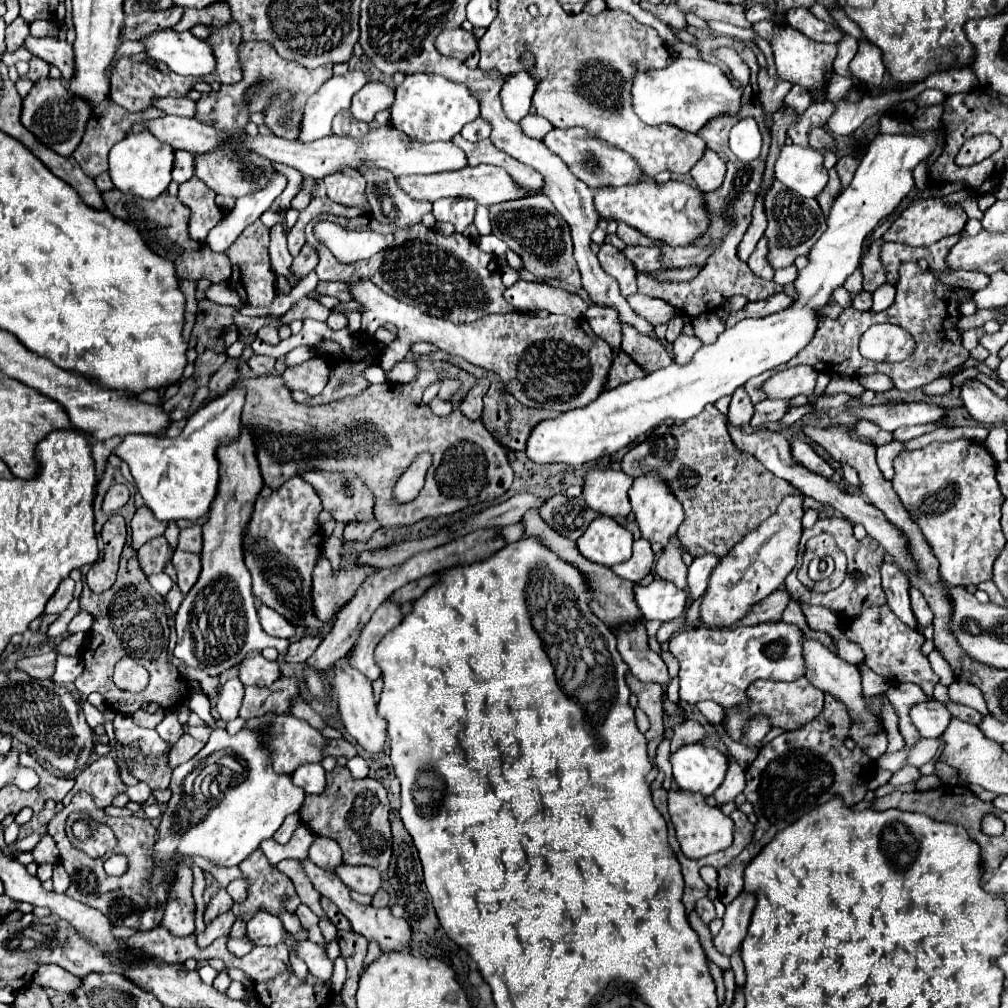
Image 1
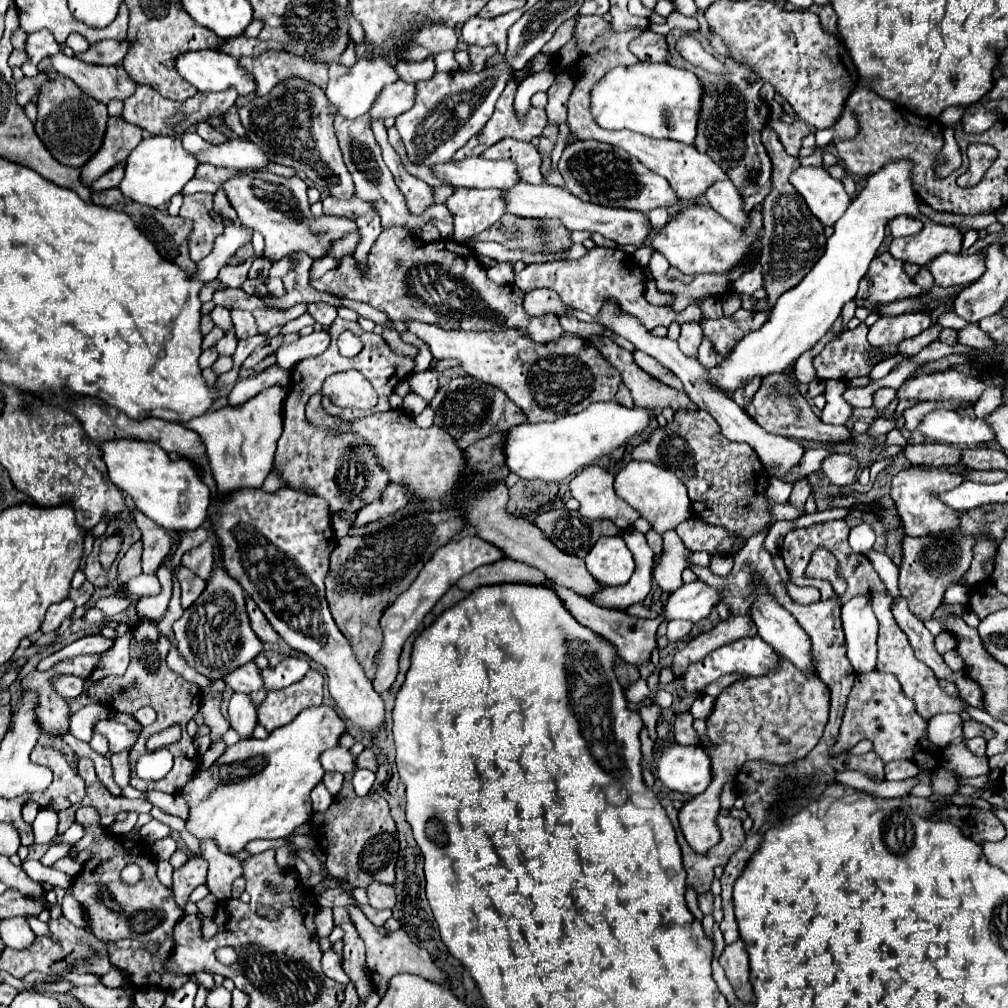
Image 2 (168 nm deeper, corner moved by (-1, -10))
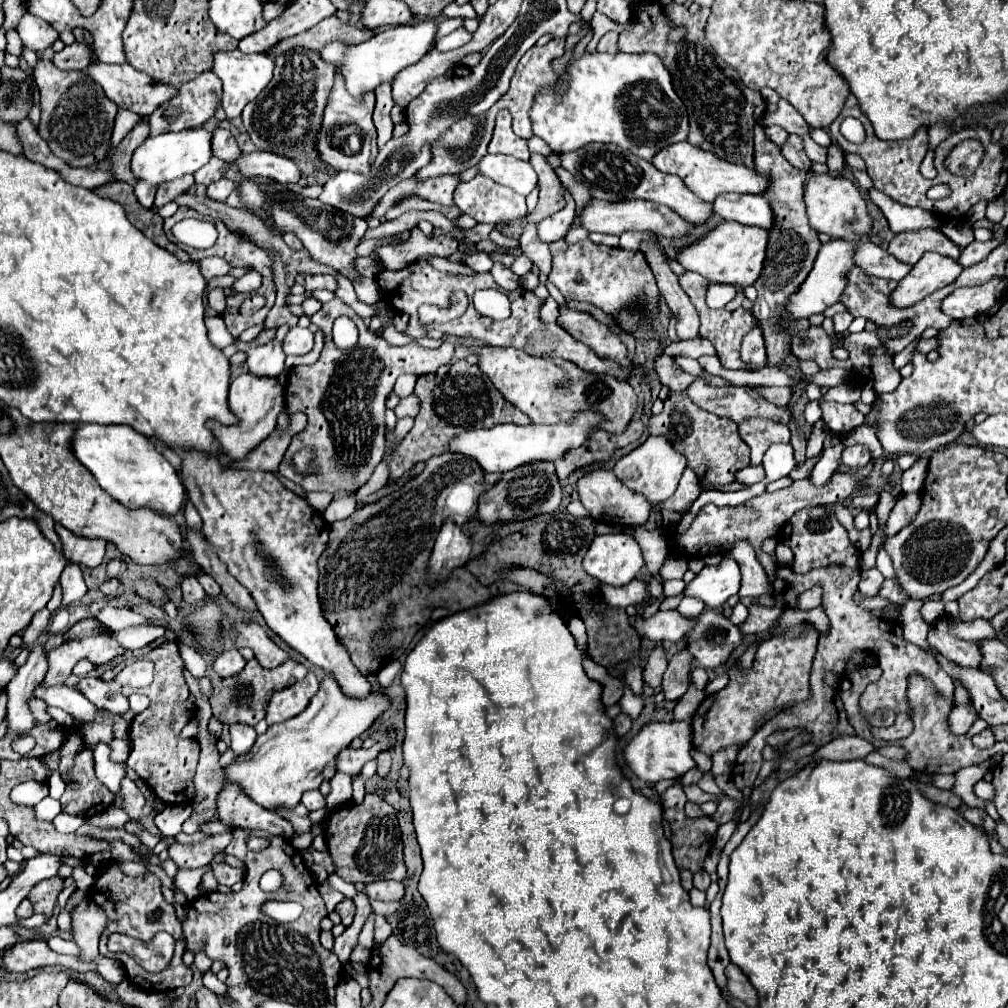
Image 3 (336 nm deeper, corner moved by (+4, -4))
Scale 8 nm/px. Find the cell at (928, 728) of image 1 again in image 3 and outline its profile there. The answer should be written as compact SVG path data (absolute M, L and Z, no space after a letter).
M953 706L947 718L947 726L953 734L965 734L971 728L975 718L977 718L977 712L971 706Z

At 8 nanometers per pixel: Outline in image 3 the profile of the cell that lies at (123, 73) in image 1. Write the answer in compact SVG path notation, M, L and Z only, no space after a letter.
M211 71L201 73L191 82L183 84L181 90L177 92L175 98L163 102L163 106L157 106L155 112L149 116L149 126L151 126L151 136L163 134L163 132L179 132L185 128L199 128L203 122L213 118L221 104L223 96L222 82L218 76Z

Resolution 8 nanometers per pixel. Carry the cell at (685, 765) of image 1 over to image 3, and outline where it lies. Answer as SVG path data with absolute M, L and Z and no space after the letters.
M649 722L643 730L629 742L625 748L625 758L631 770L645 782L659 782L659 780L675 780L683 776L687 770L695 768L695 760L691 758L691 724L689 722Z

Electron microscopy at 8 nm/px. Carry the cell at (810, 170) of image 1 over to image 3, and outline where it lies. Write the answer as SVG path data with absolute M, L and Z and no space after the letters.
M811 172L807 182L805 182L805 206L807 206L807 216L809 216L809 224L817 230L817 232L825 232L829 236L845 236L845 238L853 238L853 234L871 232L871 216L867 214L867 206L865 200L861 198L857 186L841 176L831 176L831 174L817 174Z

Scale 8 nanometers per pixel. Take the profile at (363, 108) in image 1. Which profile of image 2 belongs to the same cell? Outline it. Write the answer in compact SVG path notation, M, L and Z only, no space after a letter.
M396 80L394 84L388 84L384 88L384 92L380 94L380 100L376 100L376 104L370 108L372 120L384 116L400 116L402 112L410 110L414 106L416 100L416 84L404 82L404 80Z

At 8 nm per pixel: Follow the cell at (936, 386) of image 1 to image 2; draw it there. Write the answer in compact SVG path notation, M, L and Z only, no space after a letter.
M876 418L872 424L870 424L870 428L868 428L868 434L870 434L870 438L878 438L878 436L884 436L884 434L888 434L892 428L894 428L894 420L886 420L886 418Z

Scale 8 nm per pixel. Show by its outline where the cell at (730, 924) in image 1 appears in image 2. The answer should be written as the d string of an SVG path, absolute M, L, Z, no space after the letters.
M736 940L734 944L724 948L724 954L720 958L720 966L726 972L726 978L730 980L736 996L744 1004L754 1004L754 990L748 980L750 968L748 968L748 954L744 950L744 942Z

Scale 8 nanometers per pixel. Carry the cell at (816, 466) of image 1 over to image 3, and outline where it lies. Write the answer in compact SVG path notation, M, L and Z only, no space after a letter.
M851 446L845 448L841 454L841 464L849 470L861 470L869 462L871 462L871 454L865 446Z

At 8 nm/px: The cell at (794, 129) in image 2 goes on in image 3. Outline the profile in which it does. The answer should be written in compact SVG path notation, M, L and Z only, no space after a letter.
M769 126L769 128L765 128L765 134L767 134L767 138L769 138L771 142L775 142L777 146L783 146L783 142L789 138L789 134L787 134L781 126Z

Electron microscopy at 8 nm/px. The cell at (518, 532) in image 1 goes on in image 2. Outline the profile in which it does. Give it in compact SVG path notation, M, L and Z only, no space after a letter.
M464 536L460 540L450 540L446 546L440 546L438 552L432 556L432 560L422 568L420 576L414 580L414 584L398 596L398 600L384 612L380 626L384 630L384 646L378 654L378 672L374 678L374 688L376 692L384 692L392 686L392 682L396 680L398 674L398 656L402 652L404 642L408 640L408 636L420 626L420 622L424 620L424 616L434 608L434 604L448 592L448 588L452 588L464 574L470 574L472 570L484 566L484 564L492 564L496 560L500 560L504 554L498 548L492 548L492 544L484 542L478 536Z

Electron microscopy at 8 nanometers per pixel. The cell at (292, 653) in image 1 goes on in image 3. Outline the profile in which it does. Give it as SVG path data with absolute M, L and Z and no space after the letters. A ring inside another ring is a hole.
M253 658L253 660L247 662L247 666L243 668L241 674L231 676L231 678L223 678L219 684L215 684L213 696L211 696L213 714L225 724L245 722L249 726L255 726L259 720L265 718L267 702L269 702L273 690L281 690L285 686L291 686L297 680L301 680L305 674L307 674L307 668L301 662L293 660L293 658L289 658L289 662L283 662L281 666L271 668L271 670L259 666L259 662ZM243 684L245 684L245 692L249 692L247 696L243 696Z

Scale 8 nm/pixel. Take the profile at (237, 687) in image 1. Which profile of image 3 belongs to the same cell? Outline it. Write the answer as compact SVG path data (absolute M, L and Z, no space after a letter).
M235 722L235 726L229 726L231 732L231 748L235 754L245 754L251 750L257 732L253 726L243 726L241 722Z

